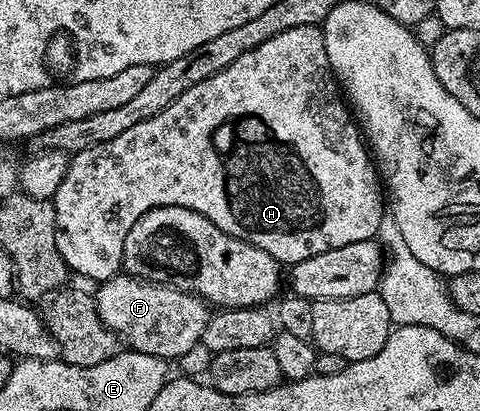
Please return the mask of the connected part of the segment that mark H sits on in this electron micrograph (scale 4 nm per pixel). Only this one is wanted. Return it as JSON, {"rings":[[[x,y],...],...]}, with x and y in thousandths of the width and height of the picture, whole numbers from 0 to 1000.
{"rings":[[[619,61],[619,71],[594,71],[594,80],[577,80],[577,90],[565,90],[560,100],[535,109],[535,119],[502,129],[502,139],[494,139],[494,148],[485,148],[477,168],[460,168],[460,178],[377,226],[377,236],[369,236],[360,255],[335,265],[327,285],[310,285],[294,294],[294,304],[277,304],[277,314],[235,333],[235,343],[219,343],[219,353],[179,358],[177,365],[146,380],[140,418],[127,450],[119,450],[110,491],[119,616],[127,616],[127,625],[154,667],[158,659],[181,679],[198,679],[196,684],[227,679],[235,655],[254,652],[260,577],[269,577],[269,557],[285,547],[296,523],[329,504],[402,509],[435,528],[435,538],[444,538],[444,547],[452,547],[452,557],[460,557],[469,569],[535,596],[535,606],[552,606],[590,645],[625,640],[635,635],[635,625],[660,625],[660,616],[677,616],[685,606],[710,606],[710,596],[735,596],[735,586],[781,582],[802,521],[802,465],[794,453],[794,428],[690,173],[671,73],[644,61]]]}

